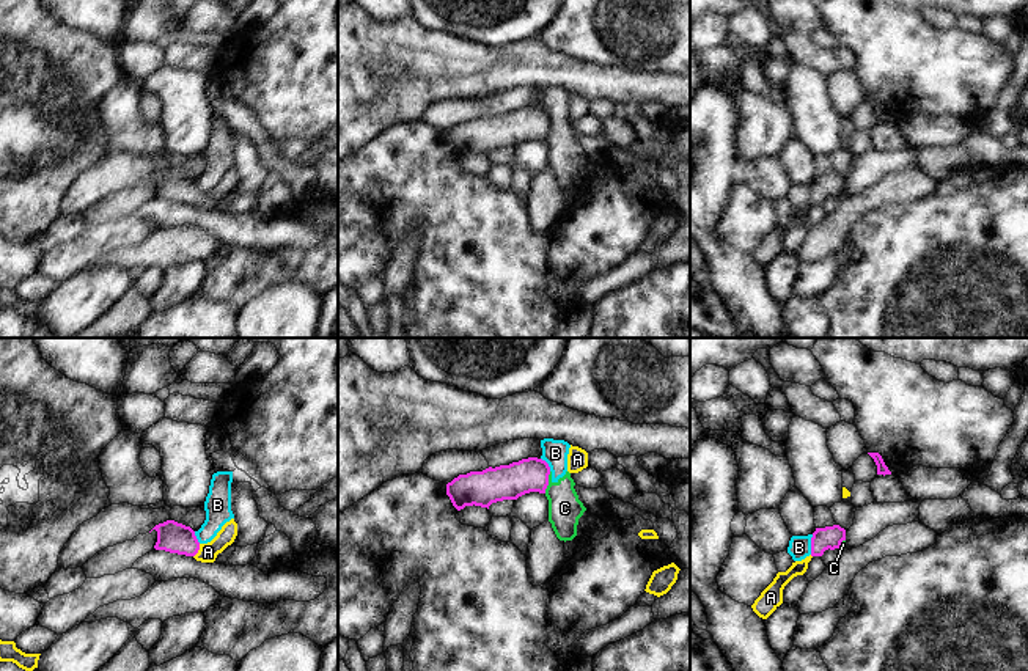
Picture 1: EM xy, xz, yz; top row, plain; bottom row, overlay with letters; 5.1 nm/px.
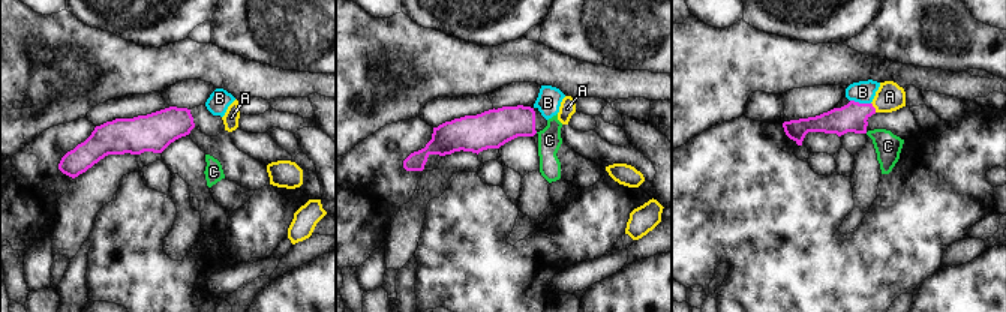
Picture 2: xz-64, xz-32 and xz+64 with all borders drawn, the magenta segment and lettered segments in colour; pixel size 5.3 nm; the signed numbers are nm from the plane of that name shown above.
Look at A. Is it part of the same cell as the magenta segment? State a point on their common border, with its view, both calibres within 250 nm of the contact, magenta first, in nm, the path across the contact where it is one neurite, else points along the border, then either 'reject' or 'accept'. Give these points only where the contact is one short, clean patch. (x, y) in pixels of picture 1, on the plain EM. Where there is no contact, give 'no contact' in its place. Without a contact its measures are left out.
meets magenta in xy at (198, 197); 160 nm thick on the magenta side, 100 nm on the other; runs through xy (172, 184), (198, 197), (208, 200); accept

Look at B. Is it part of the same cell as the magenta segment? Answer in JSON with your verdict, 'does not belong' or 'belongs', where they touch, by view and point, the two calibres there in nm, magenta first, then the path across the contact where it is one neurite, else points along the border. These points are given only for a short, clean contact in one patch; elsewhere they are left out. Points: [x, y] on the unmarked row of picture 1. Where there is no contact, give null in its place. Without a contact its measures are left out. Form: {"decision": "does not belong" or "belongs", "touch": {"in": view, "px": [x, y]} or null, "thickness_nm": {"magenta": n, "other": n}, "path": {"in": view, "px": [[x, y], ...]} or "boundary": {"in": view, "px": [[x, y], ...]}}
{"decision": "does not belong", "touch": {"in": "yz", "px": [811, 192]}, "thickness_nm": {"magenta": 120, "other": 110}, "boundary": {"in": "yz", "px": [[813, 183], [810, 201]]}}

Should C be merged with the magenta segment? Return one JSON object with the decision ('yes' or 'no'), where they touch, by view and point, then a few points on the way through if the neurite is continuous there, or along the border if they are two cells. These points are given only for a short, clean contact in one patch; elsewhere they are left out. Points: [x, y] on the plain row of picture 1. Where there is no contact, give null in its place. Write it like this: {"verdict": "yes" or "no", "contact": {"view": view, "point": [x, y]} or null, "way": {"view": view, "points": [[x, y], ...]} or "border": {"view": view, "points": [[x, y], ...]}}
{"verdict": "no", "contact": {"view": "xz", "point": [547, 131]}, "border": {"view": "xz", "points": [[550, 120], [544, 140]]}}

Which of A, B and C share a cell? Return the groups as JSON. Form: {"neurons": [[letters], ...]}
{"neurons": [["A"], ["B", "C"]]}

